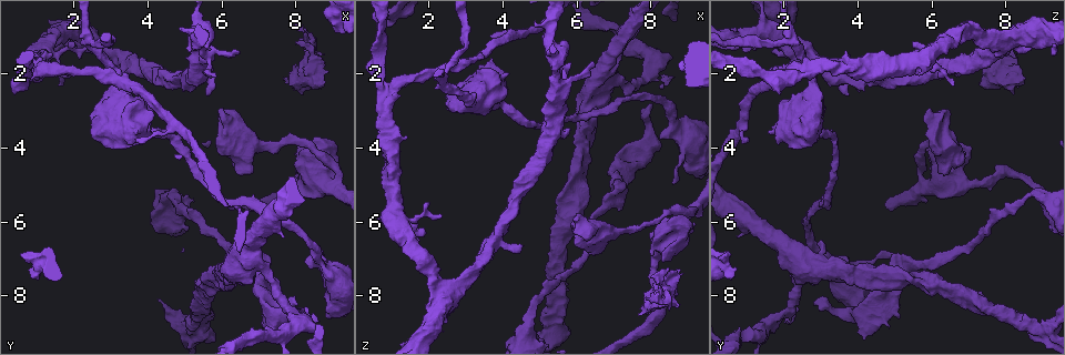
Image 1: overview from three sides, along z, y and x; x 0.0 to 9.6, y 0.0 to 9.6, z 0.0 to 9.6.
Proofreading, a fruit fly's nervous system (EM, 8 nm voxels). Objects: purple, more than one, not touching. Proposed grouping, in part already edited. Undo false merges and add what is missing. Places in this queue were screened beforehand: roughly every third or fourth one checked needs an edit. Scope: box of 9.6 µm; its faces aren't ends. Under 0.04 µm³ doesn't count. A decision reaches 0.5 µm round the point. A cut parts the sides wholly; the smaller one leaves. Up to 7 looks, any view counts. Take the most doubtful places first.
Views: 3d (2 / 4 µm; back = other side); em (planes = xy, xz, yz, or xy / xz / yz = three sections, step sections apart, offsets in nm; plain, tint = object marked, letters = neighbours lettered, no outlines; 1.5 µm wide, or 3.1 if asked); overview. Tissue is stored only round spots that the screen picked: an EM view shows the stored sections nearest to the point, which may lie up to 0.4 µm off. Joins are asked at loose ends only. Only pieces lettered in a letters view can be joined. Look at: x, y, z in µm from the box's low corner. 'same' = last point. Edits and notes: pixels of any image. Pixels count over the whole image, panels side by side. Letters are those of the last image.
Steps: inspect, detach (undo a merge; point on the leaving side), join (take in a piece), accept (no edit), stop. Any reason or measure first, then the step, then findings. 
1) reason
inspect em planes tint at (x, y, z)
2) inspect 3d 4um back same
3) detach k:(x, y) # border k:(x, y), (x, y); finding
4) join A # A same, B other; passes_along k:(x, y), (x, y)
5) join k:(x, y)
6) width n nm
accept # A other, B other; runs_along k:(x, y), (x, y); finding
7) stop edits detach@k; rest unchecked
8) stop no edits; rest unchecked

a fork
inspect 3d 2um at (0.90, 1.95, 2.65)

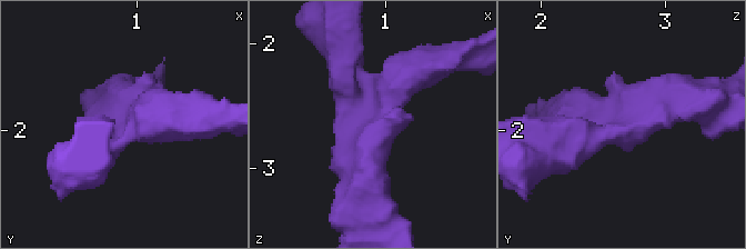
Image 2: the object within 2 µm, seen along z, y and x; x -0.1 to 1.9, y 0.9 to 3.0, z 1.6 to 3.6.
arms 3; arm_widths 300, 300, 320 nm; need the tissue
inspect em xy step 4 plain at (0.84, 2.00, 2.60)

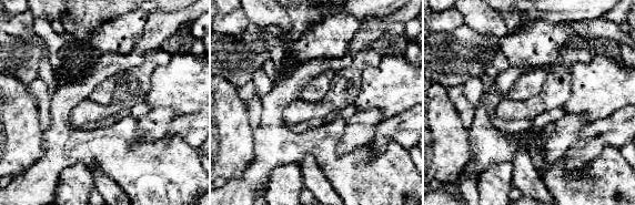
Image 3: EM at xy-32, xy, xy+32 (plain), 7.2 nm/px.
see the neighbours
inspect em xy step 4 letters same

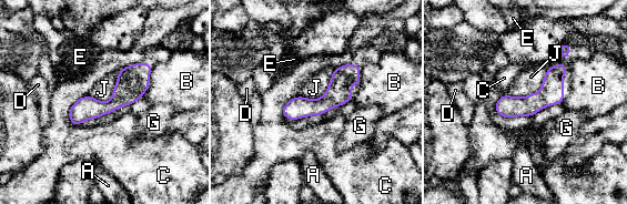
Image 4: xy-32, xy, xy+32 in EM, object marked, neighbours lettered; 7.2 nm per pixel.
accept # A other, B other, C other, D other, E other, G other, J other; border 4:(117, 79), (107, 101), (88, 95); one neuron here

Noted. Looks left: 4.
an open end
inspect 3d 2um at (5.55, 2.50, 3.80)

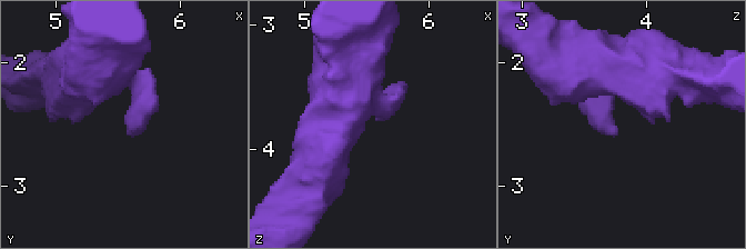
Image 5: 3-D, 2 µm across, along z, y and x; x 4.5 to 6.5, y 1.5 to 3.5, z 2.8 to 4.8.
need the tissue
inspect em planes letters at (5.58, 2.56, 3.78)

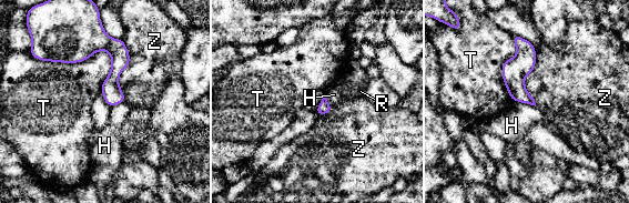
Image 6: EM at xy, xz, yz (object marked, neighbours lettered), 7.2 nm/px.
accept # H other, R other, T other, Z other; runs_along 6:(66, 53), (107, 47), (121, 99); none of them fits

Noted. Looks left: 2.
stop no edits; rest unchecked

